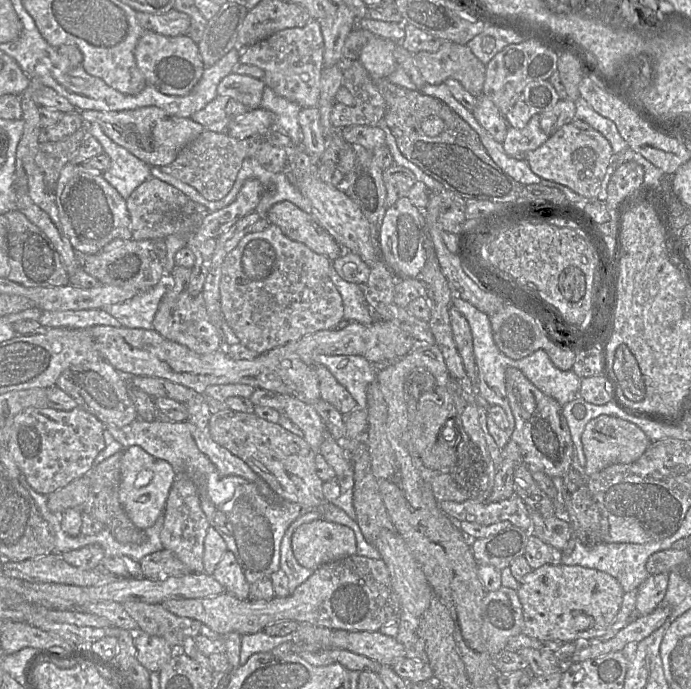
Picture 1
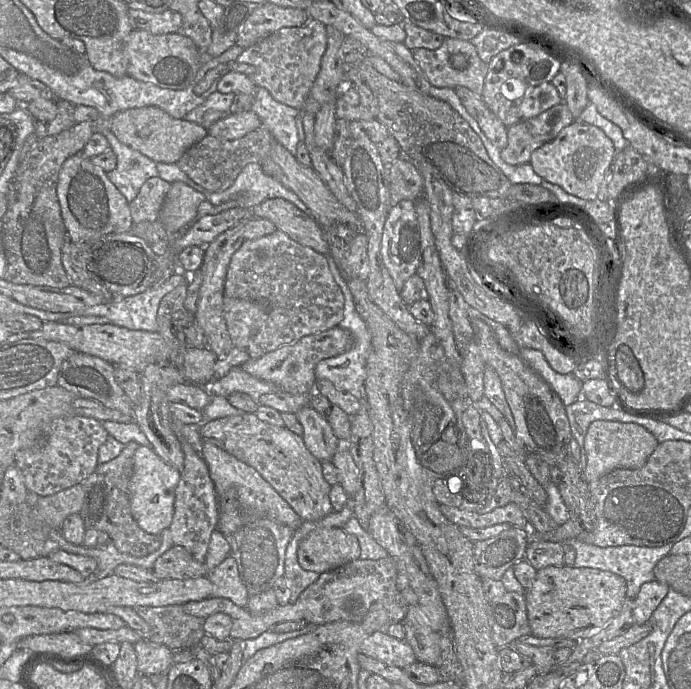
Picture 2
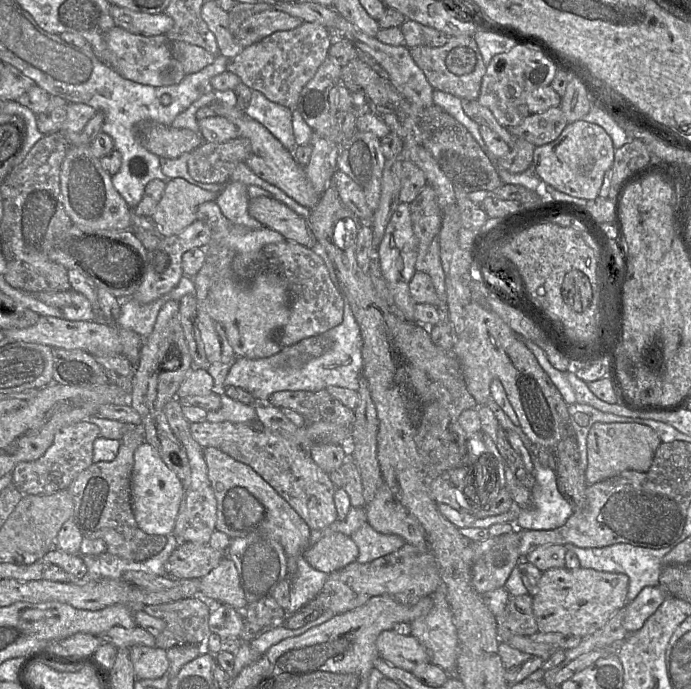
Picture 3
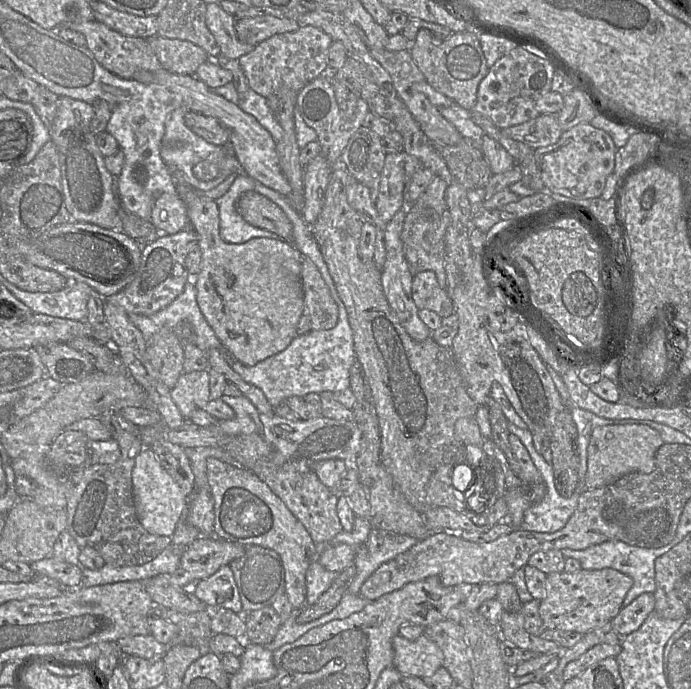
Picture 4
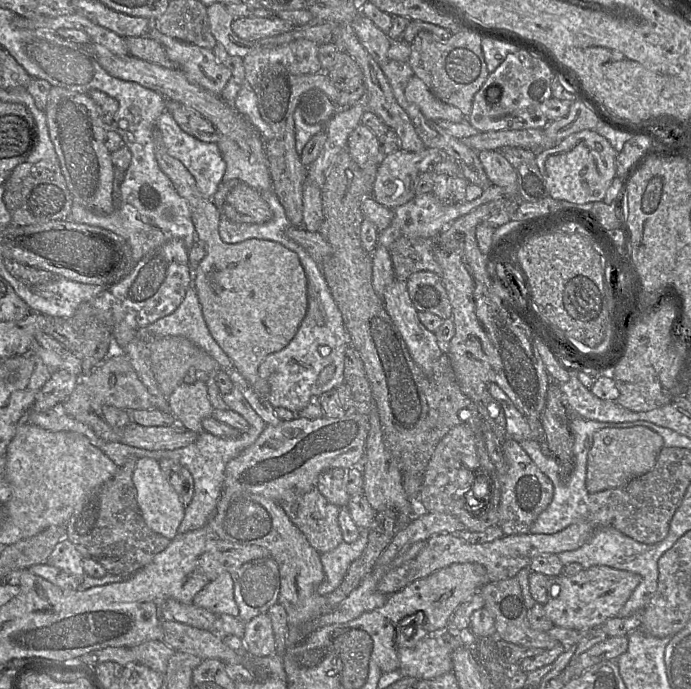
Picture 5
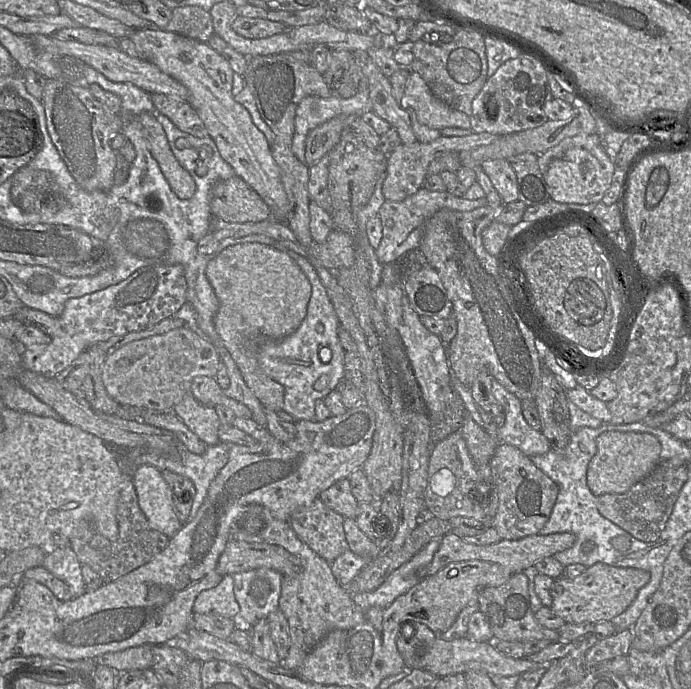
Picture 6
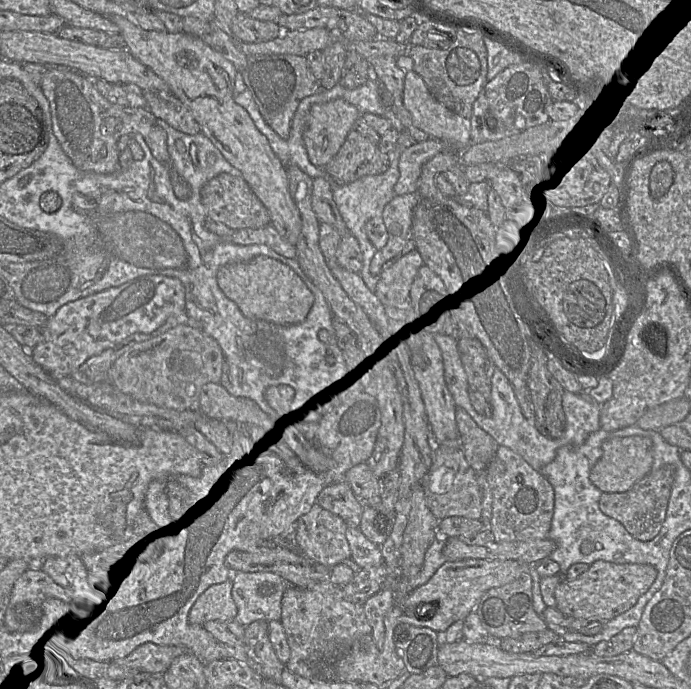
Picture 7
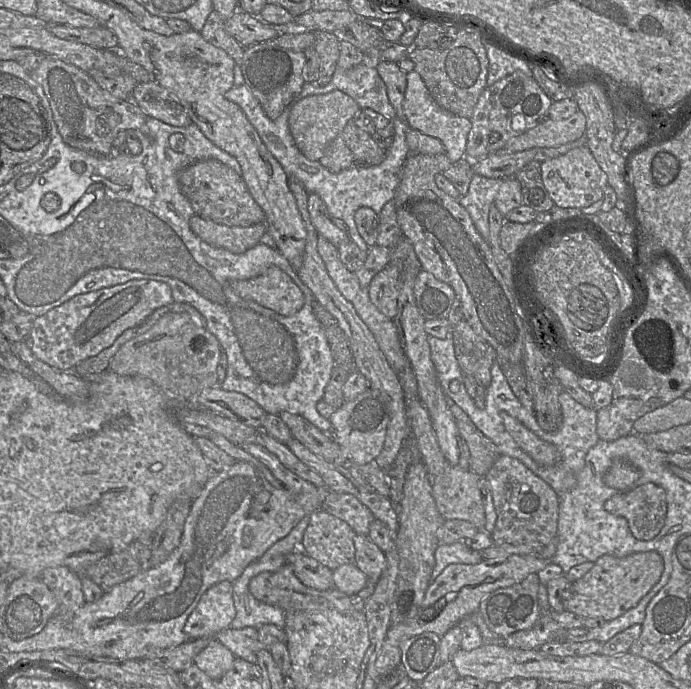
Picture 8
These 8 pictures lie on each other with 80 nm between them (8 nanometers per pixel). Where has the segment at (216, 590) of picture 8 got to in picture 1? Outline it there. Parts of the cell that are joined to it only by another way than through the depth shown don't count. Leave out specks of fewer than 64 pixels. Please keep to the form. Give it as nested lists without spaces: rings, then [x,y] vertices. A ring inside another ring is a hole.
[[[227,550],[217,564],[212,576],[223,586],[225,592],[239,600],[249,598],[250,586],[234,554]]]

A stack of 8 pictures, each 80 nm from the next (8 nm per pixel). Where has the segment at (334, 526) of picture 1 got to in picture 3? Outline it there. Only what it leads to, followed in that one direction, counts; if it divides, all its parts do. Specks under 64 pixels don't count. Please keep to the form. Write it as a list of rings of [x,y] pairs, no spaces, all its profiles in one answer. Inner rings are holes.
[[[334,532],[310,545],[303,557],[314,569],[329,574],[356,561],[358,547],[351,537]]]

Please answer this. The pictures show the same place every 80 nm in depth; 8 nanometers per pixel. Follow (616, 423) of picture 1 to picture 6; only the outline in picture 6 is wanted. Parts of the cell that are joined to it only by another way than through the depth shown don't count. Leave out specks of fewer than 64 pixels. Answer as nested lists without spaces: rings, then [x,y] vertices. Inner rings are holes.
[[[606,431],[596,438],[596,446],[596,453],[587,468],[587,485],[596,497],[626,493],[660,462],[661,444],[650,433]]]

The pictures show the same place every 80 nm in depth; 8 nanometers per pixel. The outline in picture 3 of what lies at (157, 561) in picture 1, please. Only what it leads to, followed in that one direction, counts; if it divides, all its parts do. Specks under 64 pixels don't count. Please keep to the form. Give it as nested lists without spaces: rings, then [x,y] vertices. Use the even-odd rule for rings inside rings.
[[[180,543],[170,555],[167,575],[177,579],[201,579],[227,556],[227,551],[213,549],[209,544]]]

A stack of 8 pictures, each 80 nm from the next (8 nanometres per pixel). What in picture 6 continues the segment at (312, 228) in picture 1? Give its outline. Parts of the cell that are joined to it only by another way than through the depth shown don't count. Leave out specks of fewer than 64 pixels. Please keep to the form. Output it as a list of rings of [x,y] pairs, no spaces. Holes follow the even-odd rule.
[[[236,175],[214,185],[210,211],[219,223],[254,223],[271,218],[271,211],[260,195]]]

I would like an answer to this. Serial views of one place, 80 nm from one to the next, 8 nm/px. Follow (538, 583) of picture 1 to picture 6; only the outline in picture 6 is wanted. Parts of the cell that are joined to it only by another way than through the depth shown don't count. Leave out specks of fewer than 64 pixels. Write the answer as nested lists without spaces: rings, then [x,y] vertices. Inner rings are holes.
[[[596,563],[575,578],[562,576],[555,579],[551,588],[550,608],[565,623],[597,624],[611,621],[634,602],[639,590],[650,581],[650,578],[651,575],[646,570]]]

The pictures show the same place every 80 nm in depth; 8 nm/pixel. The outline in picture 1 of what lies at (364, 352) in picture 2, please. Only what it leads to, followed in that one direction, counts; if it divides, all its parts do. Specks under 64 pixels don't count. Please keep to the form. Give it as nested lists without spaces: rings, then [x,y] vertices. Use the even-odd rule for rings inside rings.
[[[331,260],[329,276],[342,297],[343,320],[353,320],[364,325],[372,324],[376,316],[366,301],[362,285],[341,278]],[[320,355],[316,365],[325,366],[354,398],[358,408],[367,408],[367,387],[376,379],[377,367],[359,355]]]

